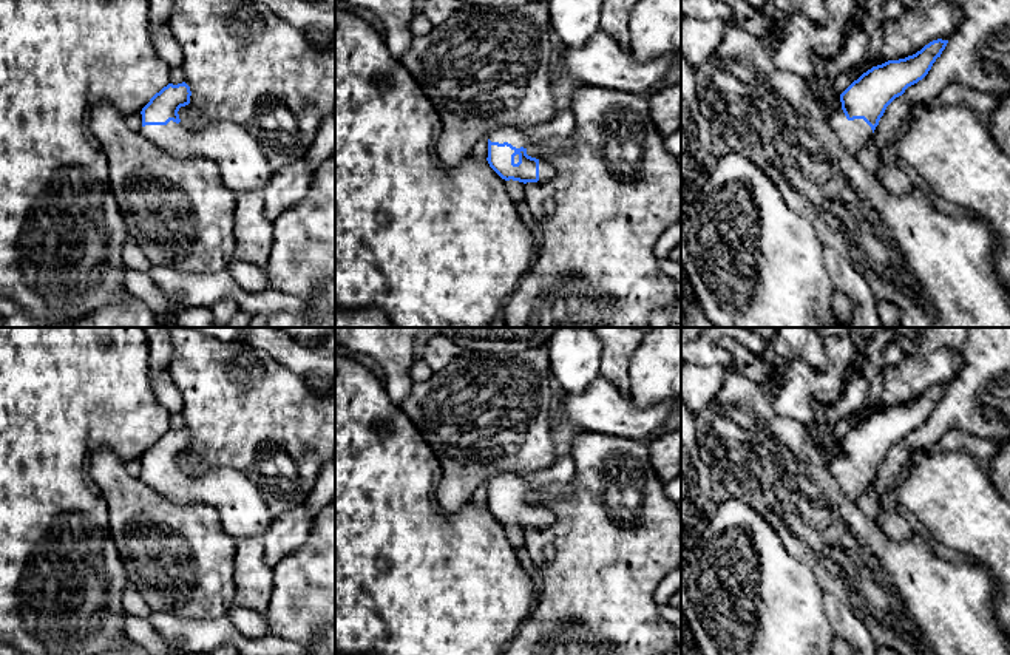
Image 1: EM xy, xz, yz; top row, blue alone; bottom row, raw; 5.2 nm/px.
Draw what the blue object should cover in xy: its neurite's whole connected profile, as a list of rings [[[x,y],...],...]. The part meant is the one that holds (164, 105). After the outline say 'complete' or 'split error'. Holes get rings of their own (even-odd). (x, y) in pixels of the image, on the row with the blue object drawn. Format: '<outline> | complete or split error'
[[[182,82],[168,83],[142,108],[141,133],[159,148],[178,158],[207,158],[219,165],[222,182],[233,192],[263,190],[275,173],[250,131],[227,120],[207,122],[196,131],[188,130],[179,119],[179,108],[190,104],[190,87]]] | split error

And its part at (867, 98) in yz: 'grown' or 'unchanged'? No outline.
grown

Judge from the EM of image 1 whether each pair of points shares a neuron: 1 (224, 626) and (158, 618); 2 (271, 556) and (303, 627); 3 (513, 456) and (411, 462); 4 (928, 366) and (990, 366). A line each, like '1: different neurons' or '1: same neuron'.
1: same neuron
2: different neurons
3: different neurons
4: different neurons

